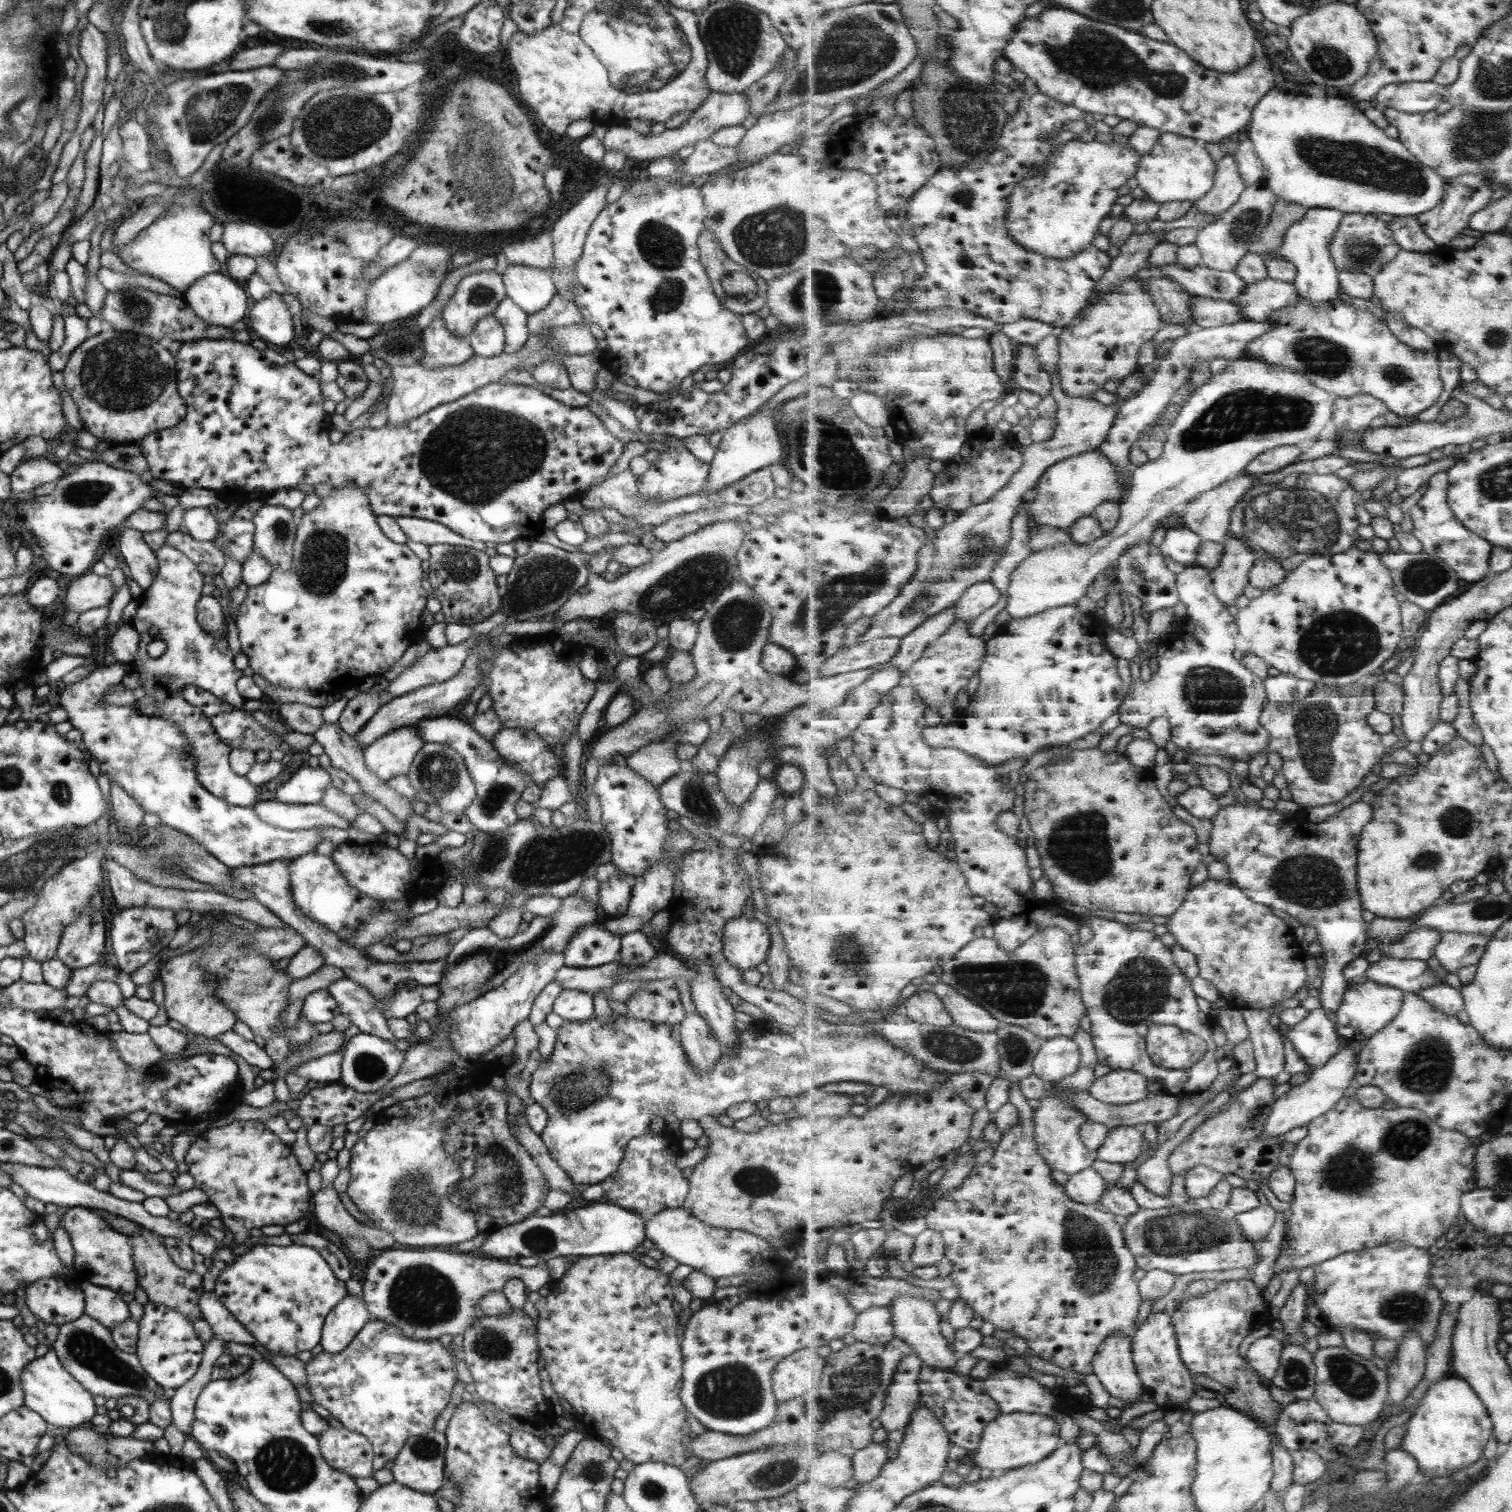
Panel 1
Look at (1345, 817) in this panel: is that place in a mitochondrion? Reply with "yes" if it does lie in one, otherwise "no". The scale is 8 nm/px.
no

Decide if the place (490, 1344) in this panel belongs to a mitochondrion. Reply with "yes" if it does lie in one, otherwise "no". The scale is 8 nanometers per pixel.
yes

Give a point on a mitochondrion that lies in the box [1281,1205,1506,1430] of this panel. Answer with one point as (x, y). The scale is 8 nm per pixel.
(1352, 1377)

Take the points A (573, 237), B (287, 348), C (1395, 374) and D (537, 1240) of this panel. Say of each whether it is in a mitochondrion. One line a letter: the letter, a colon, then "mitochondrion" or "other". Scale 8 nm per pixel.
A: other
B: other
C: mitochondrion
D: mitochondrion

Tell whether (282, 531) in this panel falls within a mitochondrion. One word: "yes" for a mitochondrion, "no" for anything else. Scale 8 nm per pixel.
yes

